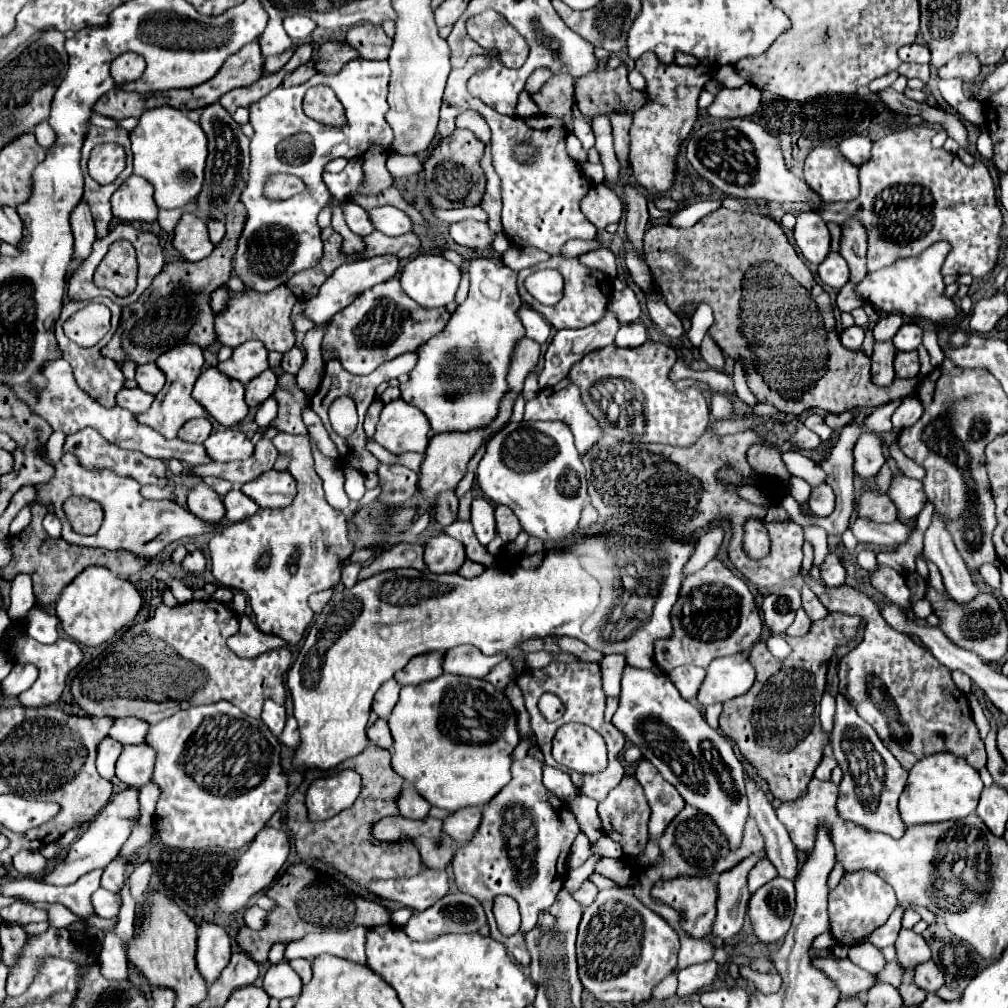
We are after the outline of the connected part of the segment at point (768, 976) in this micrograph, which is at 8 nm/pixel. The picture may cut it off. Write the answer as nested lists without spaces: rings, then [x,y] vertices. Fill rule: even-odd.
[[[740,967],[740,973],[752,975],[752,981],[756,983],[756,987],[758,987],[762,993],[774,993],[774,991],[780,989],[780,983],[782,983],[782,979],[780,979],[778,973],[764,973],[764,975],[762,975],[762,973],[752,971],[750,967]]]

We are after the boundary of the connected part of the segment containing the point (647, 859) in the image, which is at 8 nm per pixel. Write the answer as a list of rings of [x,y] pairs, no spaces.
[[[642,759],[638,763],[636,779],[644,787],[646,799],[648,799],[650,809],[652,809],[652,815],[650,815],[648,822],[649,841],[644,850],[644,855],[639,859],[640,864],[650,866],[660,855],[660,839],[658,837],[664,833],[668,823],[682,811],[682,807],[686,803],[680,797],[680,793],[668,781],[664,781],[664,777],[660,777],[658,769],[646,759]]]

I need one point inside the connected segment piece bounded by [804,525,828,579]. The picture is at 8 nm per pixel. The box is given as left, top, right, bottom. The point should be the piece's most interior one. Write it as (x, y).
(814, 535)

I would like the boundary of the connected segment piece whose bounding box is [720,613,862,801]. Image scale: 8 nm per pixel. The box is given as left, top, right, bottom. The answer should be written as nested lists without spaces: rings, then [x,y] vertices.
[[[830,613],[824,621],[812,623],[804,637],[788,637],[792,655],[776,659],[764,649],[760,639],[750,651],[750,663],[756,669],[752,689],[732,701],[722,703],[720,729],[736,741],[742,755],[766,779],[774,797],[796,801],[808,793],[808,781],[822,759],[828,735],[820,727],[820,699],[826,685],[826,667],[836,647],[854,643],[856,629],[862,623],[858,615]]]

